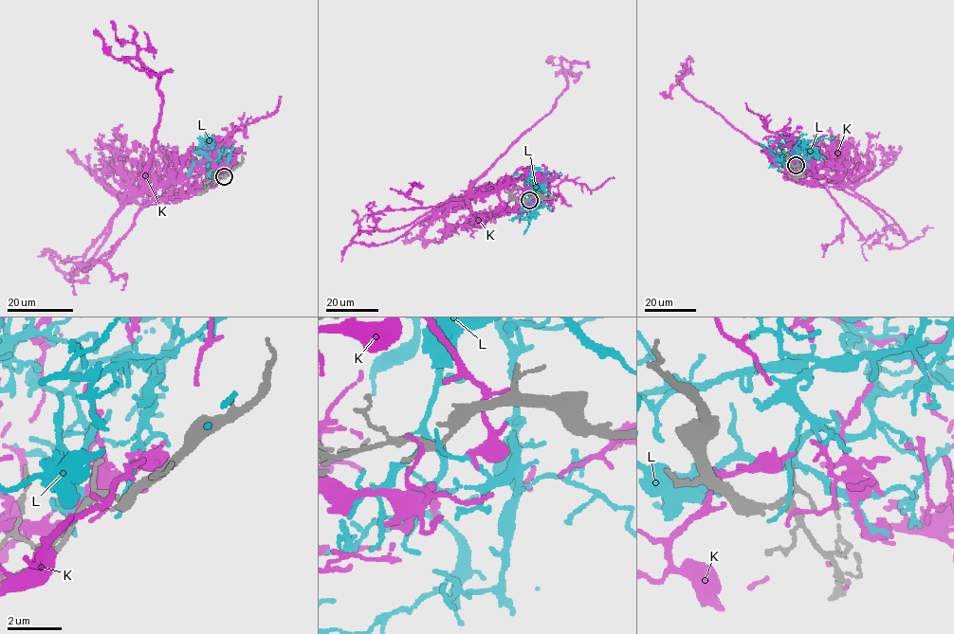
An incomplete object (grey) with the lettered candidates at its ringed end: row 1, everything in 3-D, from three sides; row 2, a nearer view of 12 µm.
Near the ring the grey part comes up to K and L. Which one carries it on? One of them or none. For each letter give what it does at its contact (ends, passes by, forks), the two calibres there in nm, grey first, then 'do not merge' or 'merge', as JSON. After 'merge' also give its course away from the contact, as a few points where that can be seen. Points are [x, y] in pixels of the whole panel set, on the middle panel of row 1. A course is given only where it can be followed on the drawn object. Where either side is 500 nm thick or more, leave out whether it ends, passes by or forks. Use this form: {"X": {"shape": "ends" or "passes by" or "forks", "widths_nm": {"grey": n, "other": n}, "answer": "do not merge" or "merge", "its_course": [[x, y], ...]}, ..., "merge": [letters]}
{"K": {"shape": "ends", "widths_nm": {"grey": 190, "other": 150}, "answer": "do not merge"}, "L": {"shape": "ends", "widths_nm": {"grey": 190, "other": 140}, "answer": "merge", "its_course": [[529, 200], [538, 205], [535, 217], [532, 209], [527, 207], [531, 190], [560, 172]]}, "merge": ["L"]}

